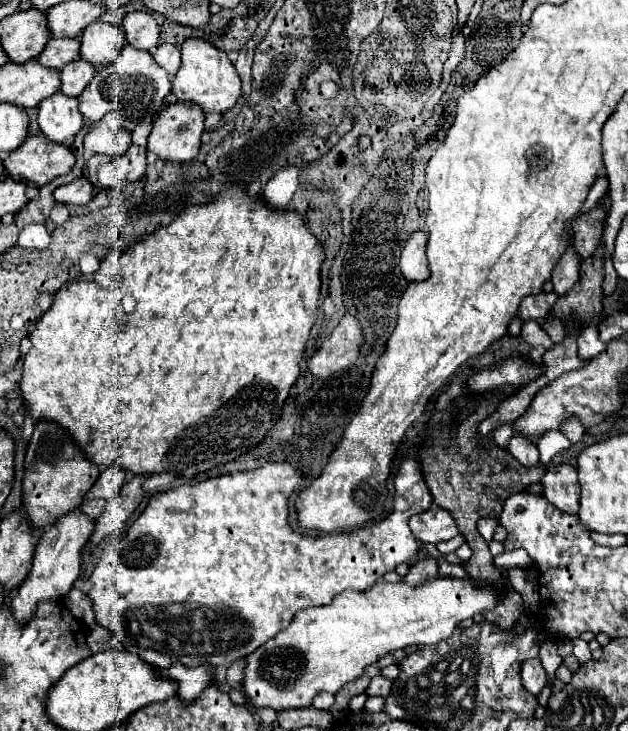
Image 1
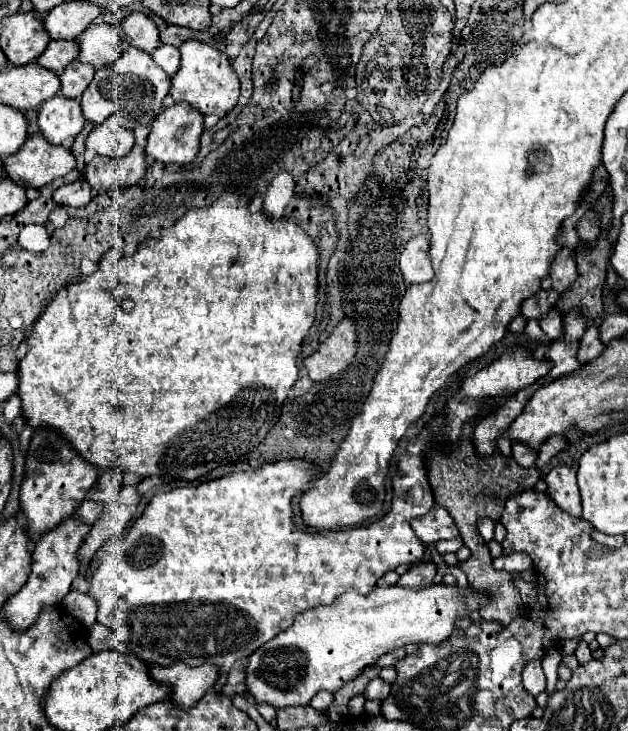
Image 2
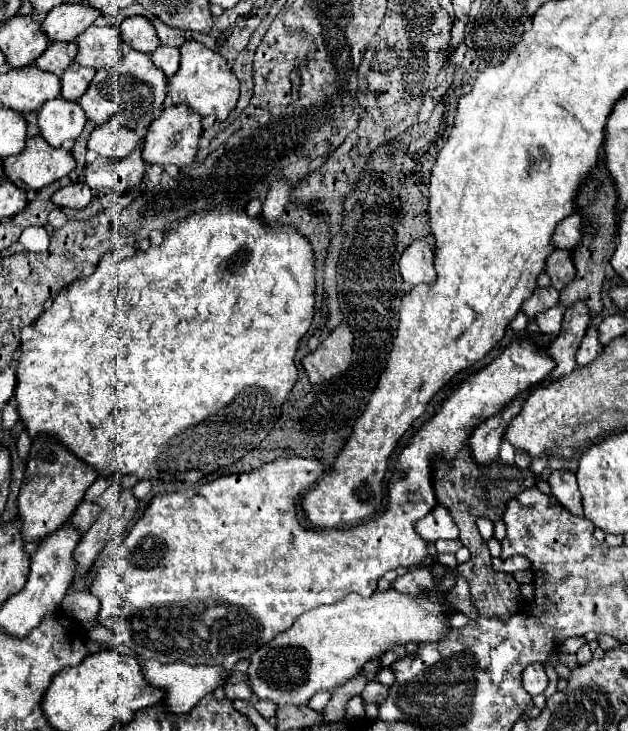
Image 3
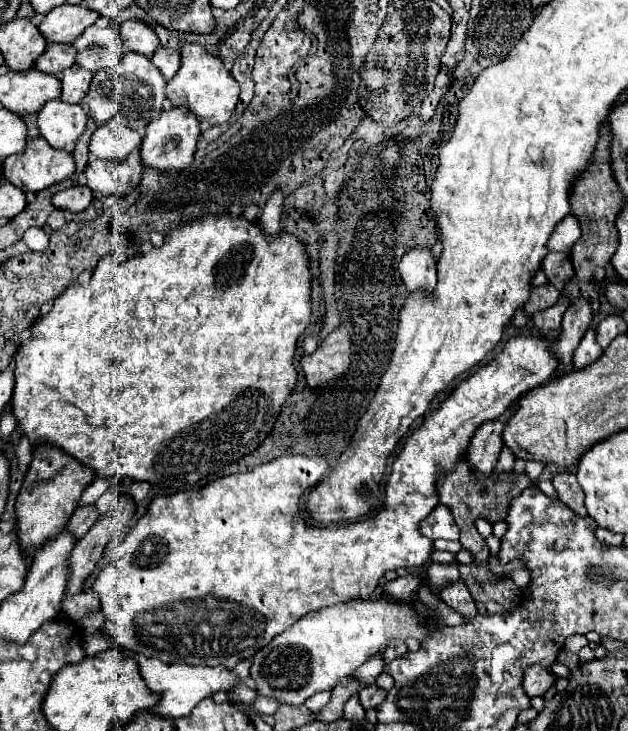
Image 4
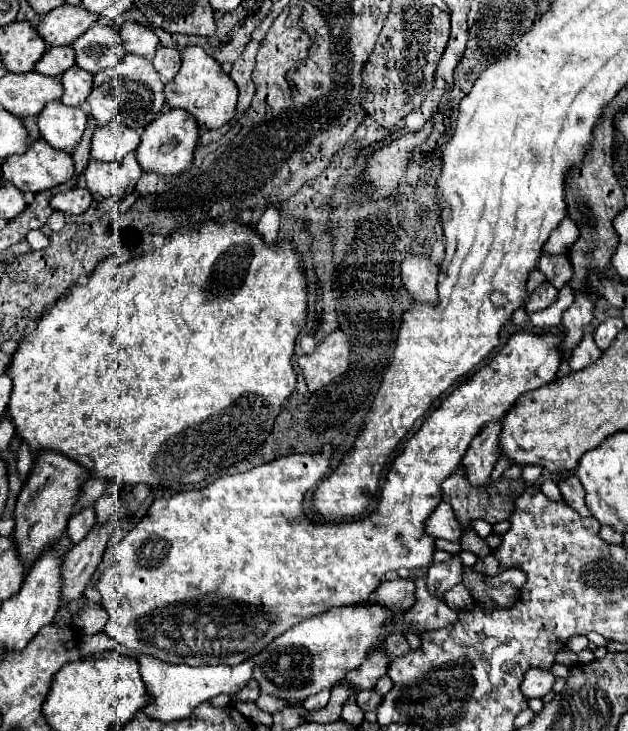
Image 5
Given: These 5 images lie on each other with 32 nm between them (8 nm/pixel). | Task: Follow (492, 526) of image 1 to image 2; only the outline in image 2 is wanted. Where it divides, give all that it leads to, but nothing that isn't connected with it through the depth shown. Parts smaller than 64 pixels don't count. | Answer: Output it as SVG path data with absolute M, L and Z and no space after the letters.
M480 518L480 522L478 522L478 532L480 532L480 536L482 536L486 542L490 542L492 536L494 536L494 522L488 520L488 518Z

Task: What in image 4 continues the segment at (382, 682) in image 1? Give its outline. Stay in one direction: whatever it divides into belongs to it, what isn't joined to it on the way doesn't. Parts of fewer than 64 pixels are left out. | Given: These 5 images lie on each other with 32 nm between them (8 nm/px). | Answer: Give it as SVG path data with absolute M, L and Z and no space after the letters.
M368 686L368 688L362 688L360 694L358 694L358 700L362 704L364 710L368 708L378 708L378 704L386 698L386 692L376 688L376 686Z

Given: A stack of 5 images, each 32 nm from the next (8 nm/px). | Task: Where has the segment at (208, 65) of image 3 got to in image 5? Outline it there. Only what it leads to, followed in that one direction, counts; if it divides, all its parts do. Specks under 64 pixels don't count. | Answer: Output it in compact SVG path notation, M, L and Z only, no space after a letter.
M188 46L182 52L182 68L174 76L174 80L168 82L164 88L164 98L170 108L182 108L190 112L196 118L198 126L214 130L232 120L236 112L238 88L232 82L232 78L222 72L220 64L212 56L208 56L198 46Z

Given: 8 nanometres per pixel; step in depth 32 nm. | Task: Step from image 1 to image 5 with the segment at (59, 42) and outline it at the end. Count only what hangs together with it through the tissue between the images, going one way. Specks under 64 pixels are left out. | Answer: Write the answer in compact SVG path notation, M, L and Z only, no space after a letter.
M56 46L56 48L48 48L48 52L36 64L36 70L44 76L60 78L72 66L74 66L74 48L72 46Z

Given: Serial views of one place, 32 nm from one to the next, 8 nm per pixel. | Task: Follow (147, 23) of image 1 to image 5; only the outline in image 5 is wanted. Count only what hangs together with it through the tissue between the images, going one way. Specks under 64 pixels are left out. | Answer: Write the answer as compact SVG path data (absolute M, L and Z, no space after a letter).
M126 22L122 26L122 42L124 42L126 52L144 56L148 60L154 58L156 48L158 48L158 36L146 26L140 26L134 22Z

